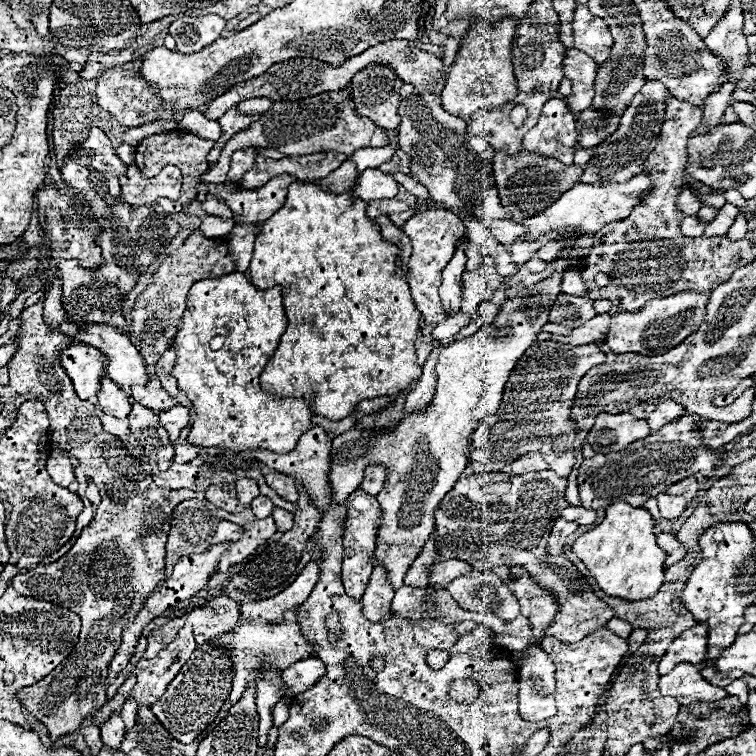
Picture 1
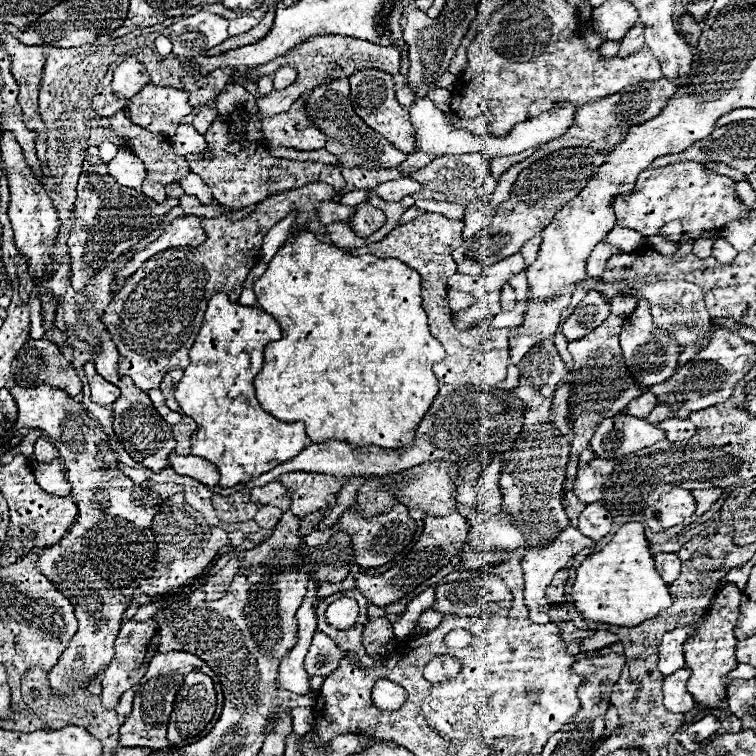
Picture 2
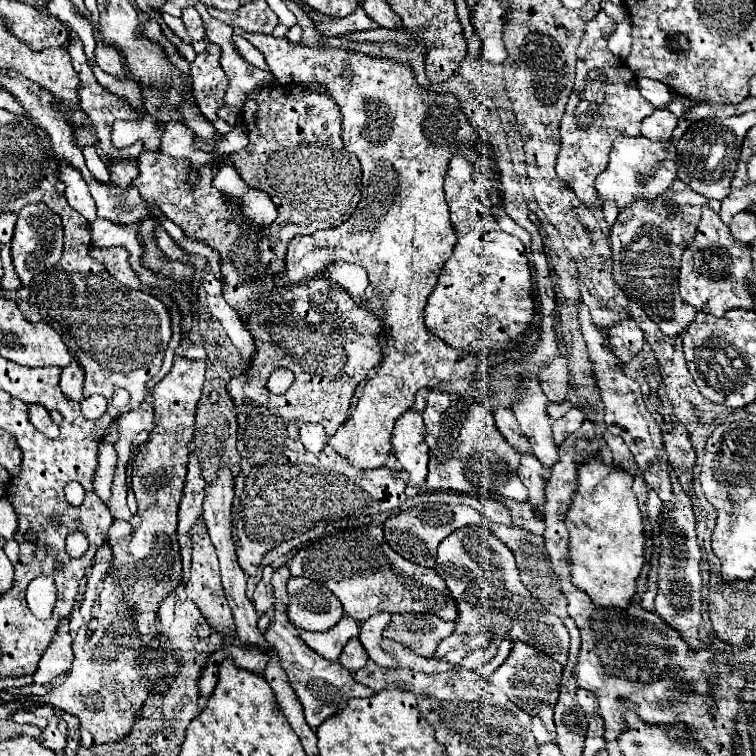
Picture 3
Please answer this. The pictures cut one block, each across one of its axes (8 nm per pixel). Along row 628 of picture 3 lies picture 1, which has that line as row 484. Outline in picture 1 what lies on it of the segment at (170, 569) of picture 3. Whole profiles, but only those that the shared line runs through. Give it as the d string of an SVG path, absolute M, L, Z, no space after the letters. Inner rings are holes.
M42 300L26 308L20 314L20 322L20 344L10 360L10 384L6 386L4 398L12 398L12 406L16 398L20 398L20 404L36 398L44 402L46 410L50 410L48 414L58 414L48 416L50 432L58 438L52 444L72 452L80 460L80 466L74 468L80 488L94 482L102 498L94 510L94 520L60 560L38 564L12 578L12 586L20 594L58 600L82 620L82 632L72 654L52 674L16 694L22 706L46 724L50 738L56 740L78 730L84 718L106 702L108 662L120 646L122 630L134 620L148 594L164 580L164 546L172 510L150 510L152 466L132 456L114 434L104 432L96 406L76 396L58 360L60 350L72 344L72 340L44 326Z

